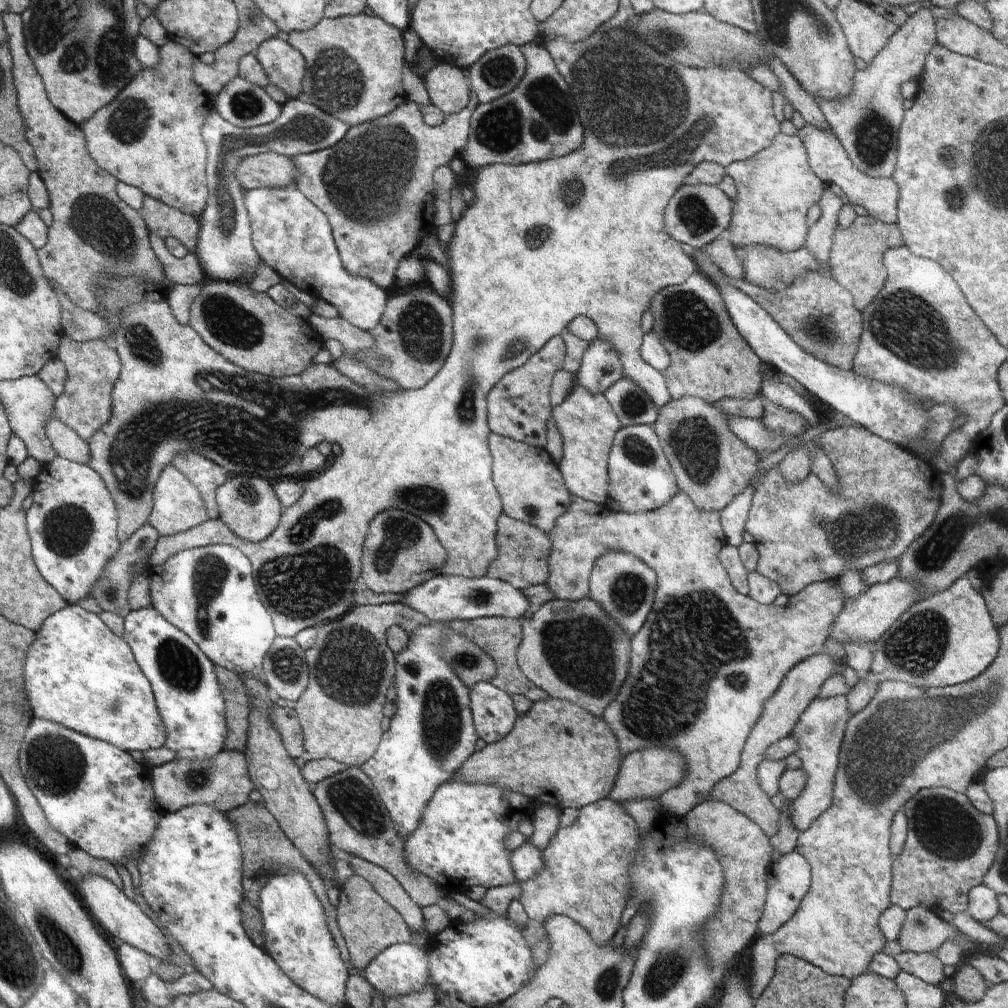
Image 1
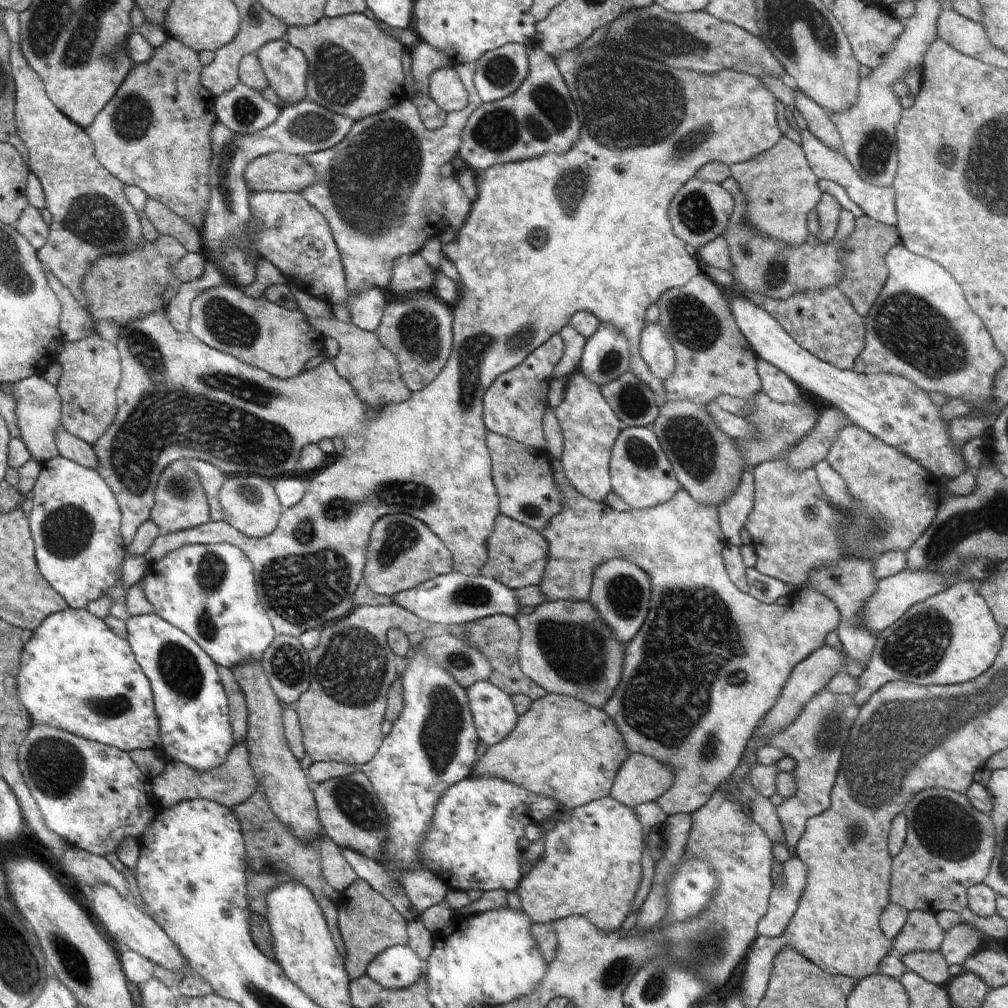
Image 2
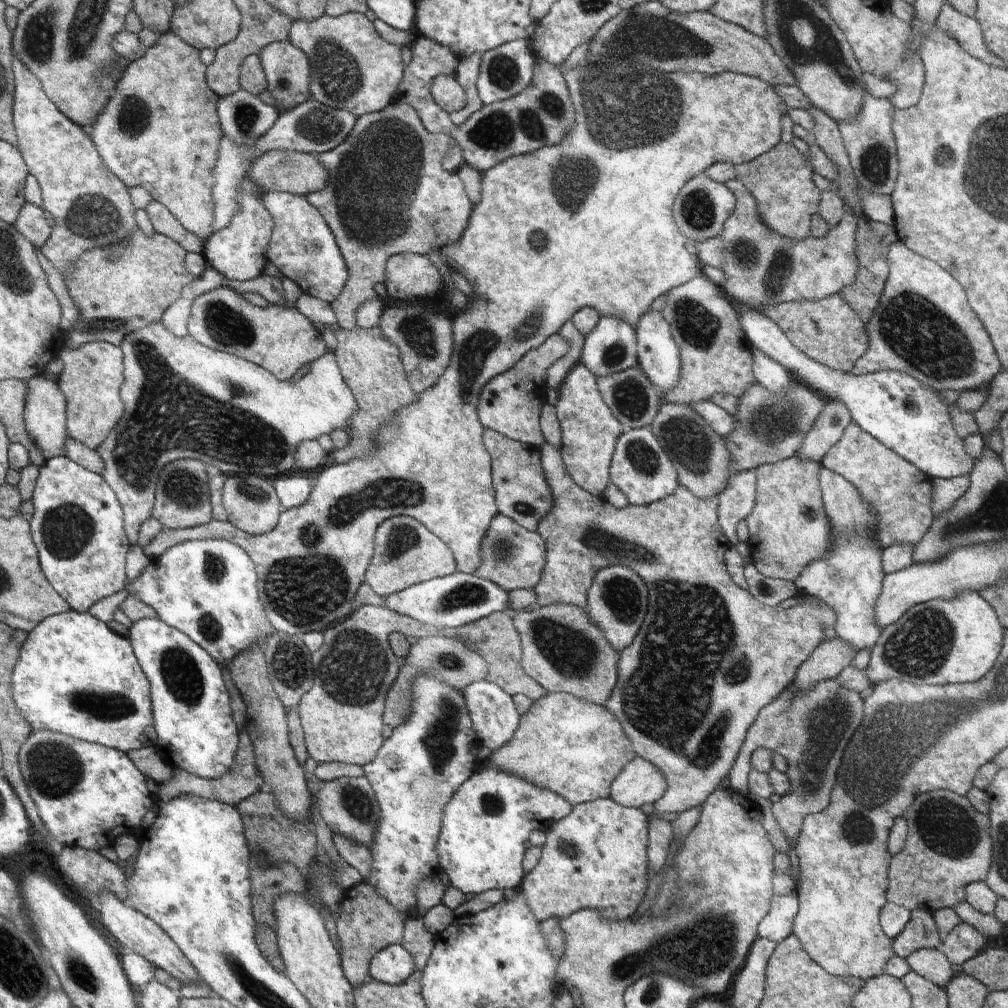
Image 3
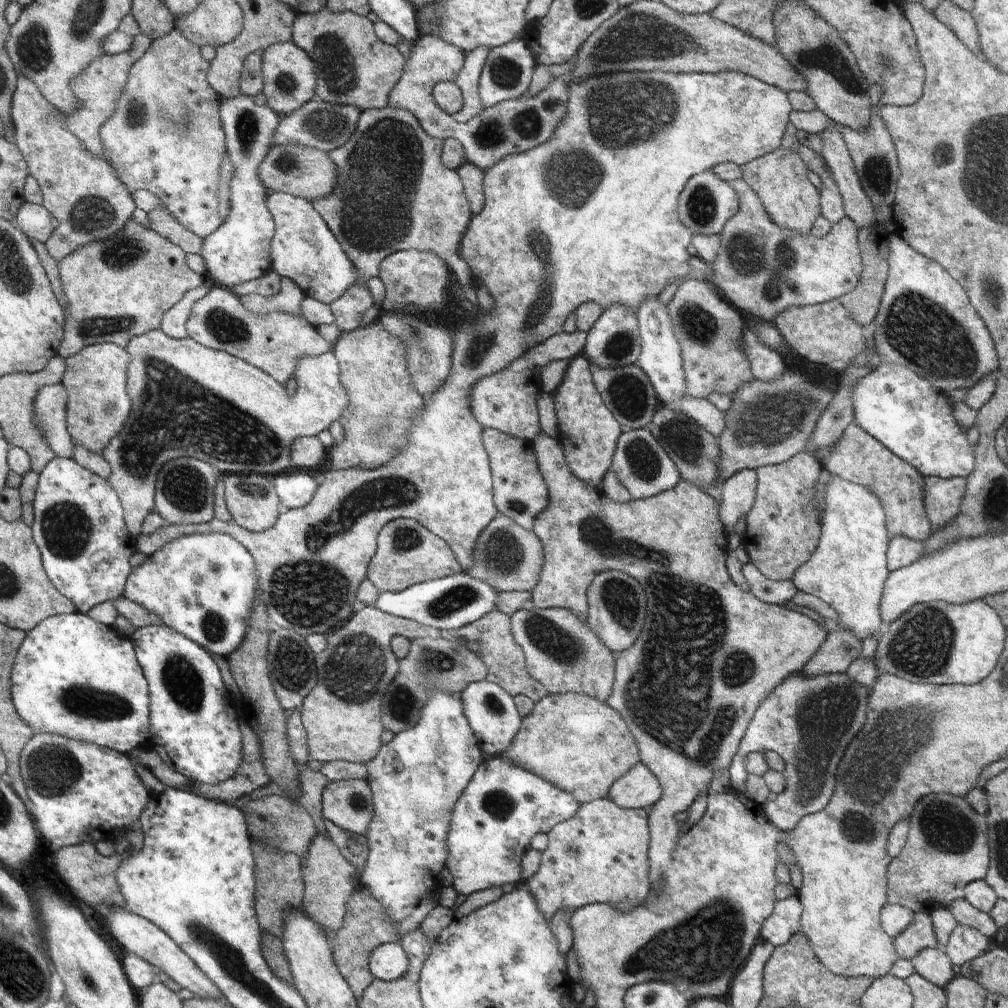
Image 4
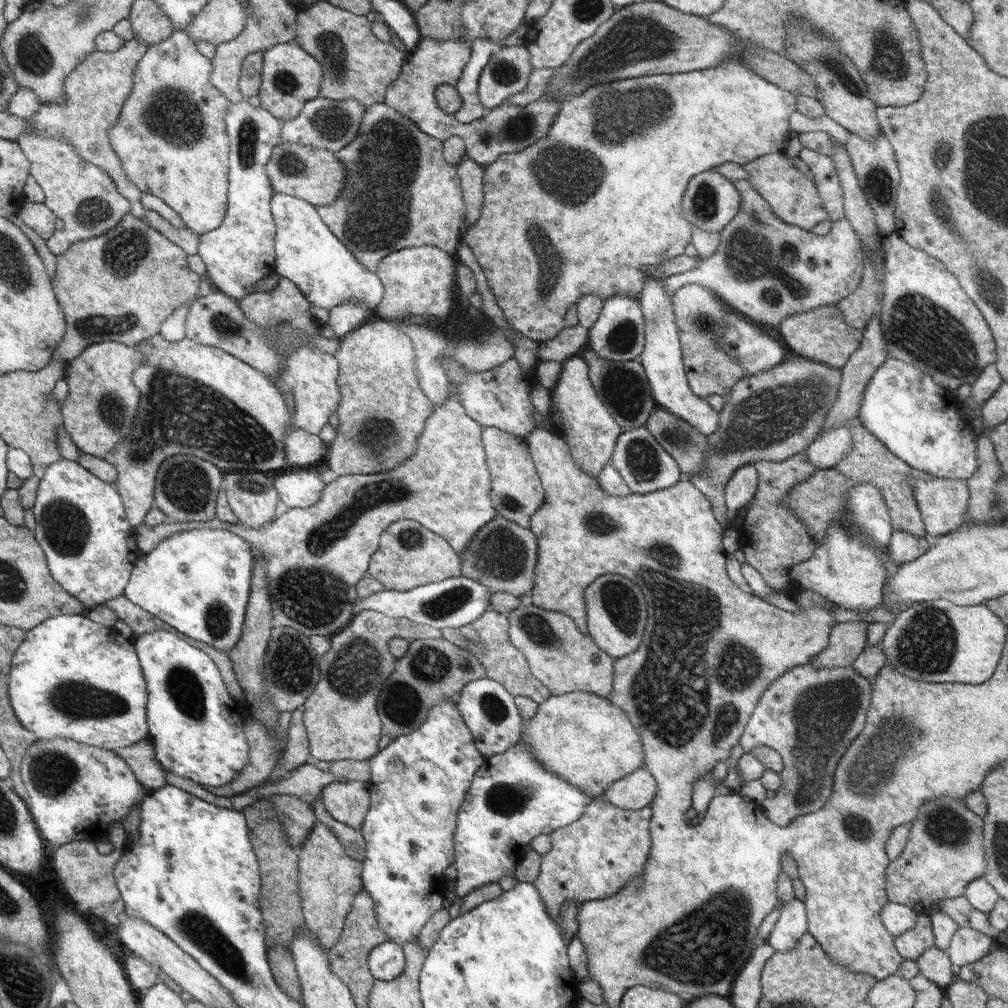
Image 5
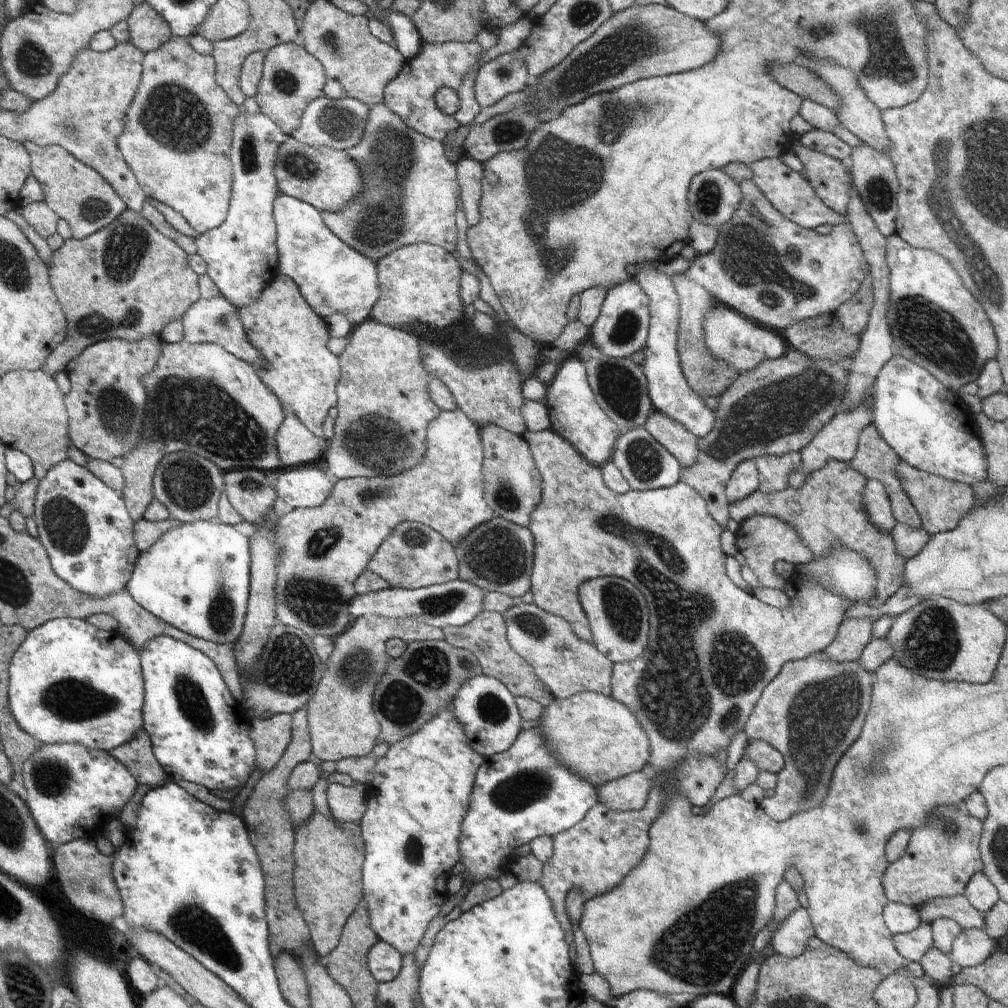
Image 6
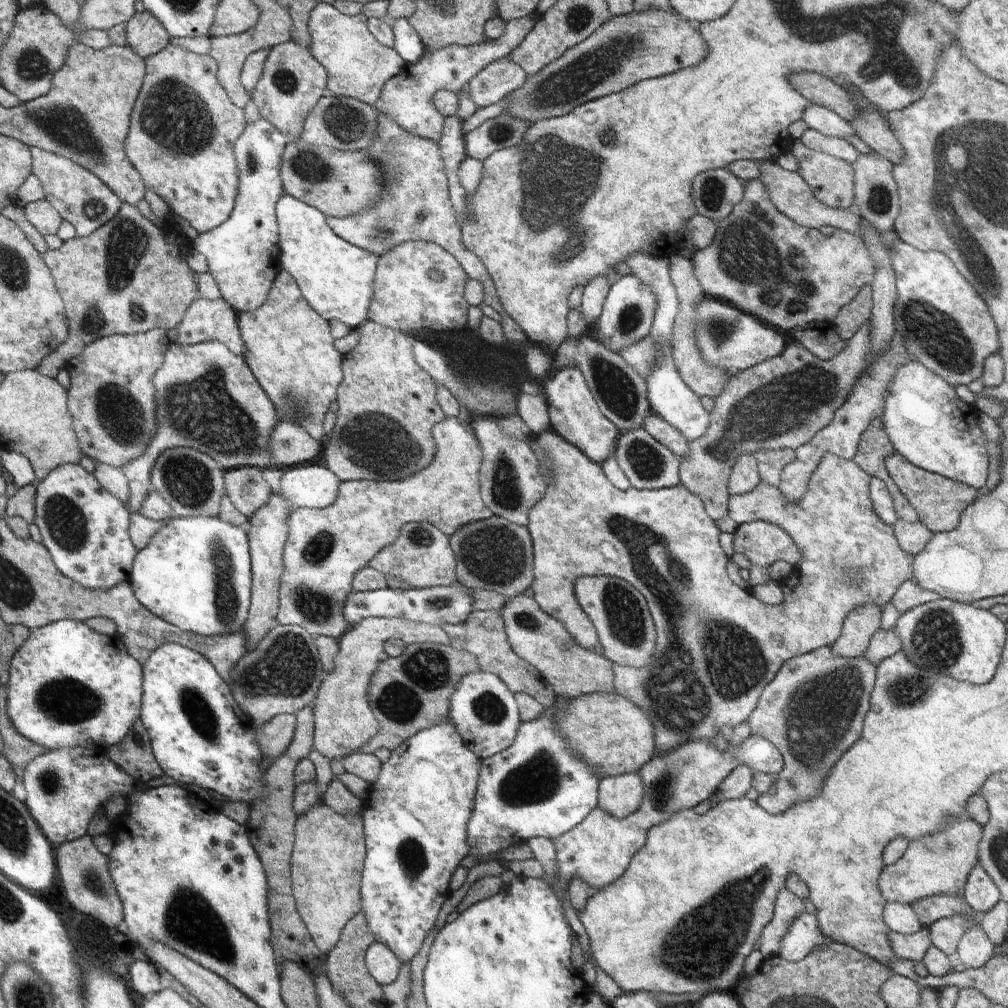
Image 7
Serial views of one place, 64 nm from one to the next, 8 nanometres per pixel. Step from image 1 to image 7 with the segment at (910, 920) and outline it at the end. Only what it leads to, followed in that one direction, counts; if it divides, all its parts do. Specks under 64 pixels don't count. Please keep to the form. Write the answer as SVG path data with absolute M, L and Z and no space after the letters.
M923 927L919 932L908 935L890 931L888 940L890 940L897 958L910 960L914 963L920 963L928 948L932 946L928 927Z

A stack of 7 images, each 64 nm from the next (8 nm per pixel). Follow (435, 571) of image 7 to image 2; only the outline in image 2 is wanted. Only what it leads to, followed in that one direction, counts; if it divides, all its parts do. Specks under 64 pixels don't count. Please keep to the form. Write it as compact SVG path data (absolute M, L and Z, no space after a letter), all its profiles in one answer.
M404 513L378 519L370 534L366 558L362 582L376 594L385 597L391 597L453 571L453 556L449 548L444 546L426 524Z

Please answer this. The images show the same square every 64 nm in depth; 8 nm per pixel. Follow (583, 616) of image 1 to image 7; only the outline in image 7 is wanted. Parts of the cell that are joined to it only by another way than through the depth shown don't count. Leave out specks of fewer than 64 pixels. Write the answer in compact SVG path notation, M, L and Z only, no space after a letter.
M524 594L512 597L508 600L508 604L500 610L499 614L504 620L505 634L514 653L519 658L526 660L542 676L542 679L552 688L557 697L572 699L584 694L593 694L594 692L615 693L613 684L614 664L608 658L600 656L594 651L582 648L574 640L572 634L568 632L568 628L564 628L564 624L560 620L556 620L556 618L544 613L533 598L528 598Z

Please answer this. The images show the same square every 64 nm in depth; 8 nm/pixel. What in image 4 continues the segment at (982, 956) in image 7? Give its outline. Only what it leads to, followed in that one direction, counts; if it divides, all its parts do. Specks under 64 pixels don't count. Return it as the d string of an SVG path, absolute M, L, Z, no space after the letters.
M957 925L942 950L952 964L962 966L965 962L970 962L986 952L988 946L990 946L990 940L987 936L976 929Z

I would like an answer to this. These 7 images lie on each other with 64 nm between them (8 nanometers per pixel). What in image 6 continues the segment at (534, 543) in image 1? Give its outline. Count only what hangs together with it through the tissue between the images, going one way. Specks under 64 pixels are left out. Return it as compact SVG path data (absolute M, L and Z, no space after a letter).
M495 517L493 520L486 522L474 528L472 532L468 532L460 542L456 542L453 546L459 563L459 580L472 582L474 586L478 586L482 591L495 591L506 594L510 598L521 597L530 592L531 578L533 574L533 566L535 560L534 538L528 527L522 527L501 517Z

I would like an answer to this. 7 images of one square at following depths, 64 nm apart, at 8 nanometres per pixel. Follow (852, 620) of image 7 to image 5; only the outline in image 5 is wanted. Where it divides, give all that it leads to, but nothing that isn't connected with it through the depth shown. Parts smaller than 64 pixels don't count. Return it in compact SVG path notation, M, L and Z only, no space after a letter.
M862 621L834 624L828 646L810 663L815 667L853 666L858 655L867 646L867 624Z

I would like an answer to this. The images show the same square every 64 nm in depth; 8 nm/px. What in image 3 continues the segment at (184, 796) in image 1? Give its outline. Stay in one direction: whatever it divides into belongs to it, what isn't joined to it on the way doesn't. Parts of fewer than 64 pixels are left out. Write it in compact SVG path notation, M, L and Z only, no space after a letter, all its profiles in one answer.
M245 726L244 729L239 732L239 745L233 765L229 768L229 771L221 775L219 779L203 779L182 769L174 768L173 771L175 774L173 779L168 781L165 785L159 784L159 790L154 791L157 798L168 800L178 795L196 795L210 799L211 801L220 801L235 806L235 804L238 804L241 800L263 789L261 785L262 776L255 763L253 742Z

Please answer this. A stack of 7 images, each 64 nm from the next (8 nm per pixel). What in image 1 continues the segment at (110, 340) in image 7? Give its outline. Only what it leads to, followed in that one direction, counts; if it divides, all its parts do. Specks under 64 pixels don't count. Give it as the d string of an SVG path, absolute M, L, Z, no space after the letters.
M63 334L56 349L56 356L66 367L67 382L62 394L56 399L53 416L67 424L68 428L90 444L93 436L112 416L111 394L121 373L118 353L108 340L78 342Z

